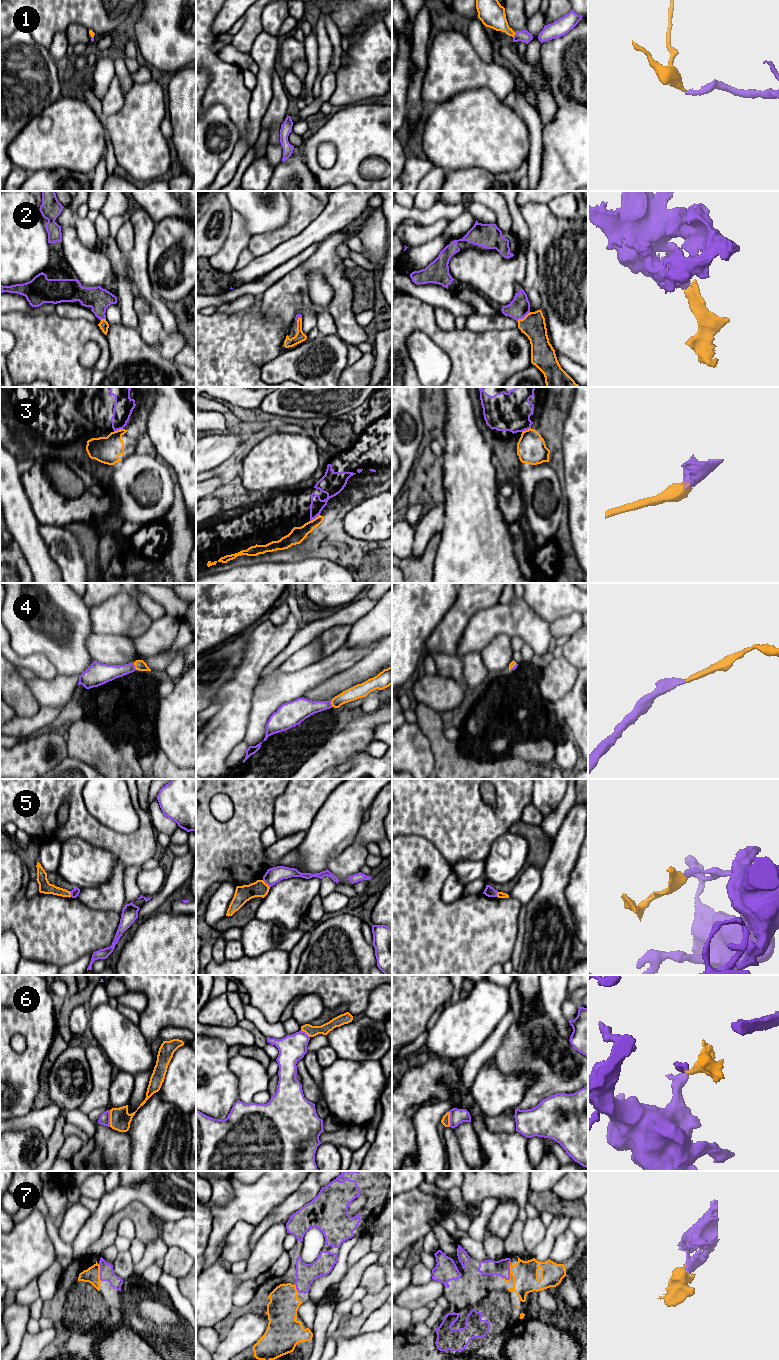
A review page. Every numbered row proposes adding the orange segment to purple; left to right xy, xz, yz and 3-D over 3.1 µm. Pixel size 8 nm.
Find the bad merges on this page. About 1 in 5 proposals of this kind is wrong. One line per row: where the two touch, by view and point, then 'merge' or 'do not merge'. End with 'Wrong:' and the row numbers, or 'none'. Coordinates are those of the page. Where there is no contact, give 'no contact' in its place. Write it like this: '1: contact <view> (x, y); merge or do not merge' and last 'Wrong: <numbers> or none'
1: contact yz (514, 35); merge
2: contact yz (523, 317); merge
3: contact xz (314, 518); do not merge
4: contact xy (134, 666); merge
5: contact xz (266, 883); do not merge
6: contact xy (109, 1118); do not merge
7: contact yz (509, 1271); merge
Wrong: 3, 5, 6

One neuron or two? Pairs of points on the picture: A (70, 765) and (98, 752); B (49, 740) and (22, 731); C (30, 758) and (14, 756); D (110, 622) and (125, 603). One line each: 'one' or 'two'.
A: two
B: two
C: one
D: one

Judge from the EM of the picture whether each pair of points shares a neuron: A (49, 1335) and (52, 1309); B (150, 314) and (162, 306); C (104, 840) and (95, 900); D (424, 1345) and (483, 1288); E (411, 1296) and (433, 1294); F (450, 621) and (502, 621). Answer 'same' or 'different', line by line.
A: different
B: different
C: different
D: same
E: same
F: different

